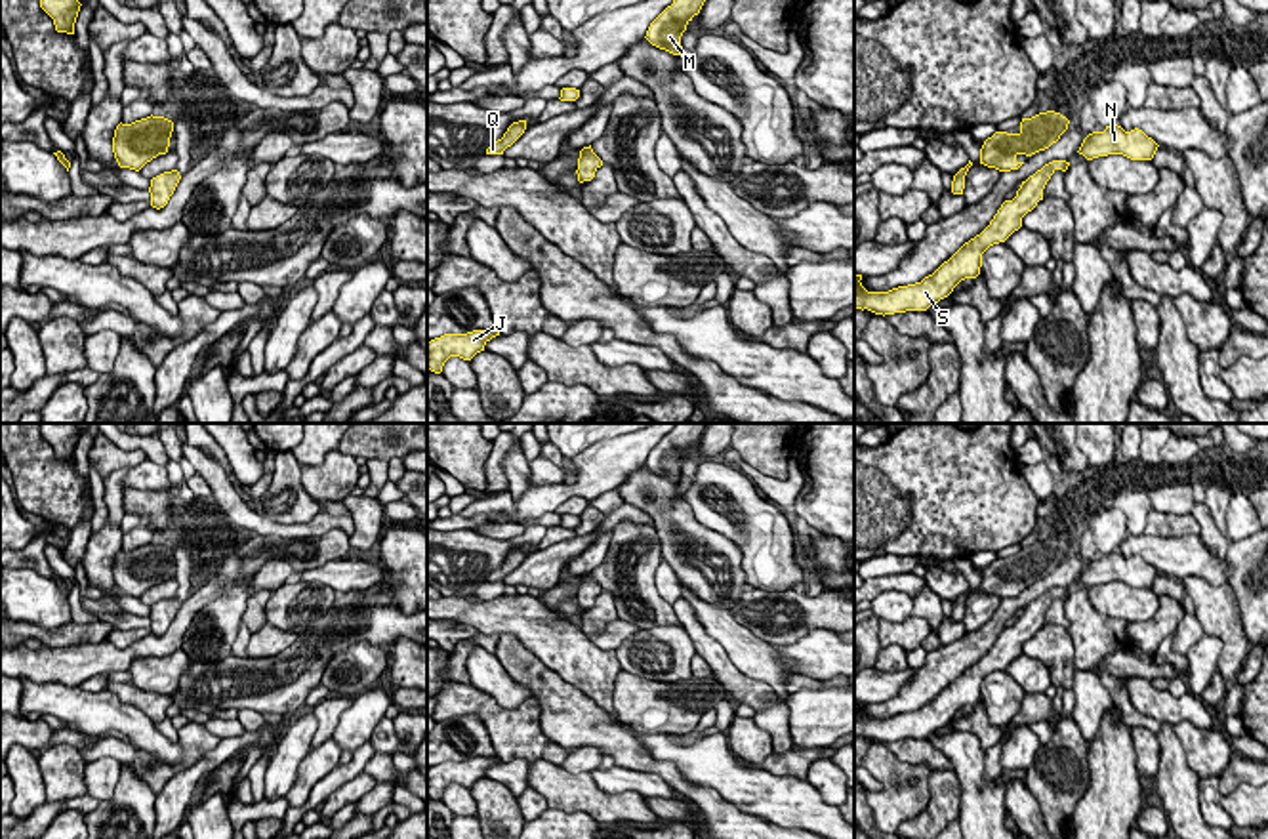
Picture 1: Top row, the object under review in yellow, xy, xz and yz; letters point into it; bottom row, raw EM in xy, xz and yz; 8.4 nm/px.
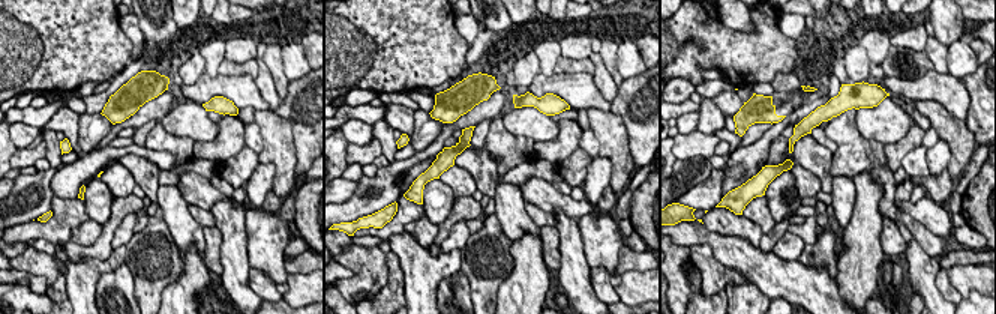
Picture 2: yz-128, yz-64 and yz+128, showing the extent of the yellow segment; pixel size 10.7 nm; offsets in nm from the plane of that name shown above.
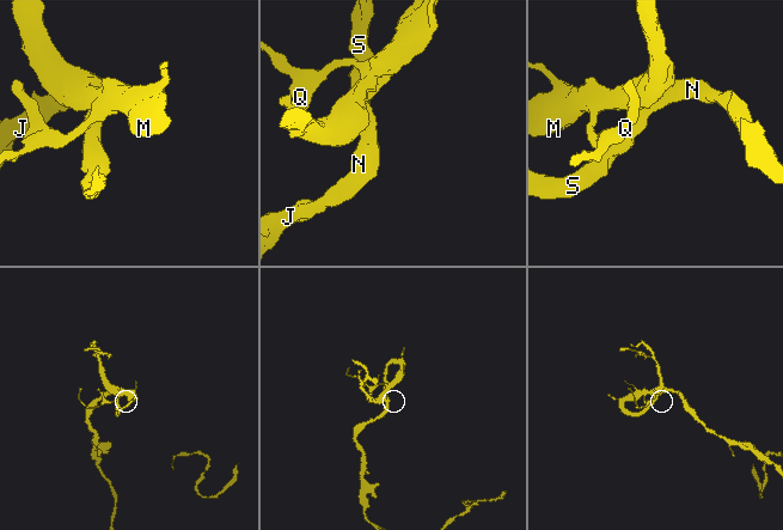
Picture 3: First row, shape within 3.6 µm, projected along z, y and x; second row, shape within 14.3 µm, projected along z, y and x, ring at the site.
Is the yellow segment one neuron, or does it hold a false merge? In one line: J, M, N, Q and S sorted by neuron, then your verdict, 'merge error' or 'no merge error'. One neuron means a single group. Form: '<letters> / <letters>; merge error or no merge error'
J M N Q S; no merge error

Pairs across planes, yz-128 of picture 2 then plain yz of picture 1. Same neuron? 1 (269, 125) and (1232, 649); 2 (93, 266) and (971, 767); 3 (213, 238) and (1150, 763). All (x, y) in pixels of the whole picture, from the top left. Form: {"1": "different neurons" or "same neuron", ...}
{"1": "same neuron", "2": "same neuron", "3": "same neuron"}

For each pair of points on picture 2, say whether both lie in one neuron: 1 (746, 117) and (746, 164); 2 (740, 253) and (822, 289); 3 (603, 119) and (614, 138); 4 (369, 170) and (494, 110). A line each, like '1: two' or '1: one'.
1: two
2: one
3: one
4: two

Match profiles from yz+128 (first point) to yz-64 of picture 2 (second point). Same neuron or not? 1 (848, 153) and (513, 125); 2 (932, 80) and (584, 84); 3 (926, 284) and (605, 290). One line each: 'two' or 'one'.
1: two
2: one
3: two

